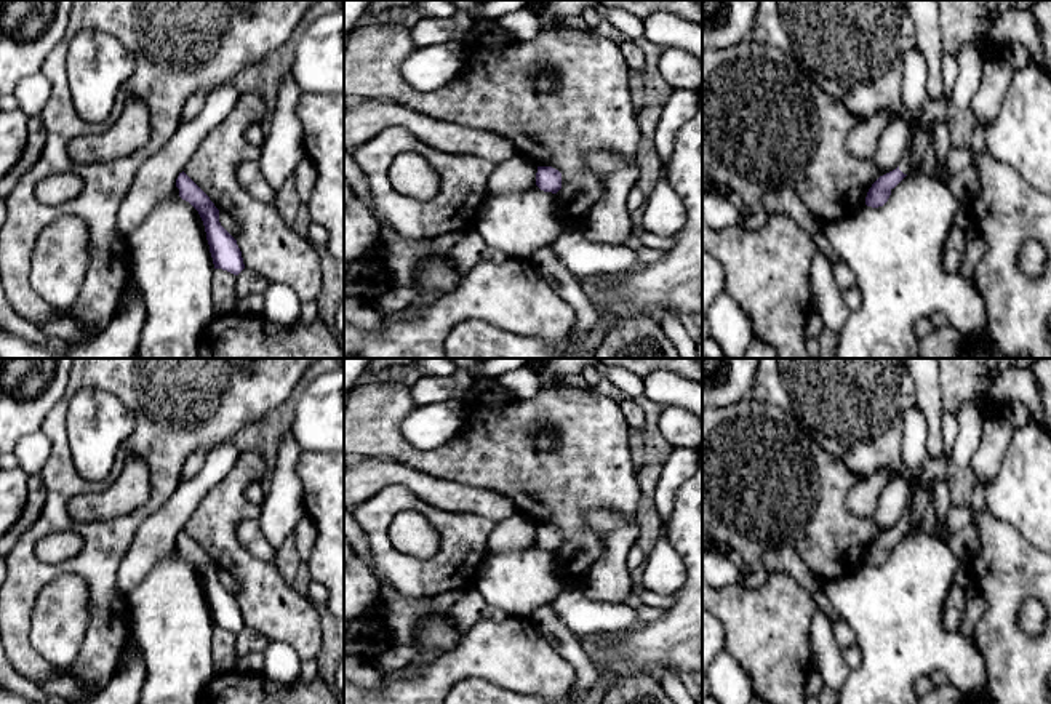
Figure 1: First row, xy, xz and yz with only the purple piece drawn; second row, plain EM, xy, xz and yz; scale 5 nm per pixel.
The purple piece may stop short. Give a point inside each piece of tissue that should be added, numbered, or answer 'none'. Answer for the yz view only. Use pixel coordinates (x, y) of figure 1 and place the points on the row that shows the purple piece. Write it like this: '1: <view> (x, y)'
1: yz (904, 165)

